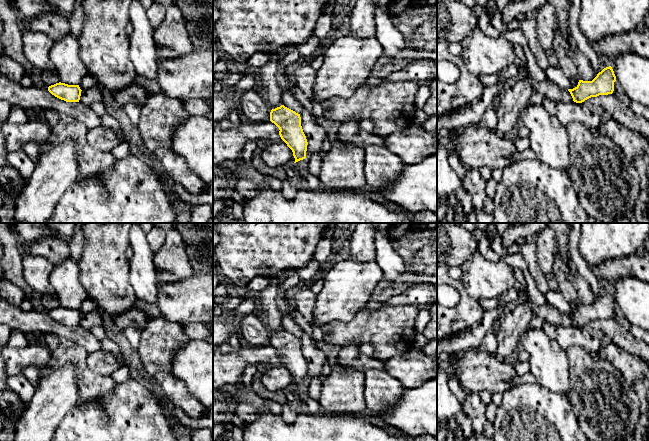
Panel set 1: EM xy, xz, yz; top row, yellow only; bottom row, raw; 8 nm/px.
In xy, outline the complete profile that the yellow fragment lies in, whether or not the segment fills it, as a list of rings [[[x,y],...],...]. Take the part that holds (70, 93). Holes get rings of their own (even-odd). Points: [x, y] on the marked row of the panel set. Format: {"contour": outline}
{"contour": [[[59,82],[49,86],[48,91],[55,97],[66,102],[79,102],[82,90],[79,85],[68,85]]]}

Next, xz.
{"contour": [[[281,105],[271,110],[270,121],[279,128],[281,139],[292,150],[294,163],[305,159],[308,142],[301,126],[300,114]]]}

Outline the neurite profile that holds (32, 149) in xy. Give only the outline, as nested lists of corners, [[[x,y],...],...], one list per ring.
[[[37,142],[27,143],[24,146],[23,151],[26,153],[26,155],[33,162],[34,165],[36,165],[40,155],[42,154],[40,149],[40,143]]]

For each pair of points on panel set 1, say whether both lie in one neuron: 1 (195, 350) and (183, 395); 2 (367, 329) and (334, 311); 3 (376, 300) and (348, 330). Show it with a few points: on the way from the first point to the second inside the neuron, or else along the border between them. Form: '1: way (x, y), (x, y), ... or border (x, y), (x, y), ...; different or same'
1: border (171, 367), (171, 372), (201, 403); different
2: border (365, 306), (349, 320), (331, 320), (327, 323); different
3: border (386, 304), (376, 309), (368, 309), (366, 307); different

